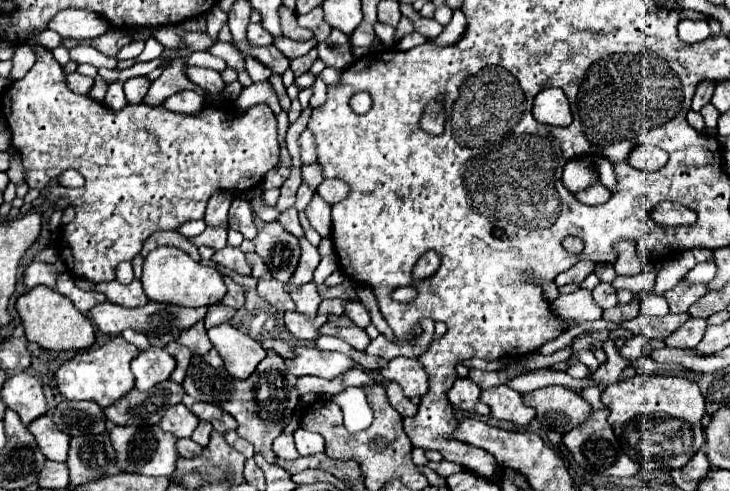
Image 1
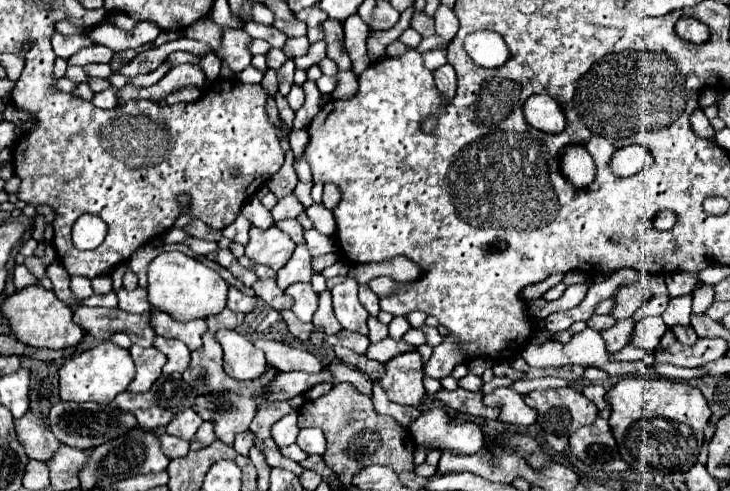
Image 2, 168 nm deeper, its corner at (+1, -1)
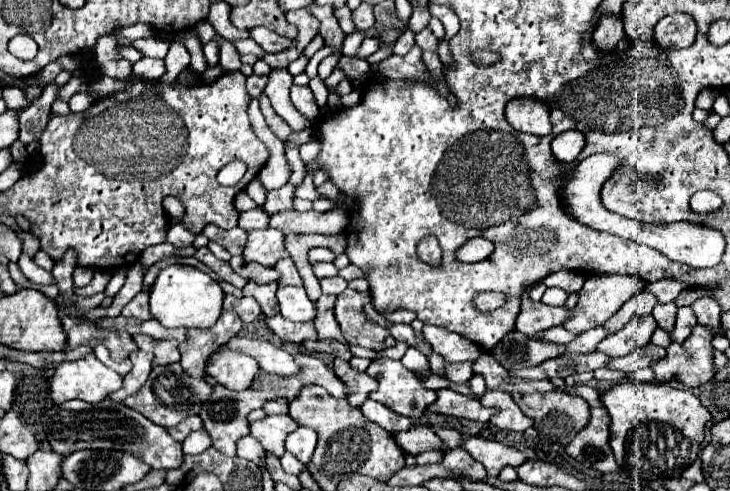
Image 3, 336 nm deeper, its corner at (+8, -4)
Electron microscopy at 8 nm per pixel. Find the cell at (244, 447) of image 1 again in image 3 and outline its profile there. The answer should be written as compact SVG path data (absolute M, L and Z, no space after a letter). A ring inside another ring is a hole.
M252 435L242 437L242 439L238 441L238 457L244 457L244 459L248 459L248 461L254 461L260 469L266 469L264 455L266 455L266 451L262 449L262 445L260 445Z

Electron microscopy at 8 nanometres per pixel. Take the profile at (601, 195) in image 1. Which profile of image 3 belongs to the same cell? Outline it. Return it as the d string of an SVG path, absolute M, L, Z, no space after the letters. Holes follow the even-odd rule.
M574 129L556 135L554 141L552 141L552 153L554 153L554 157L558 161L566 161L566 163L574 161L578 157L582 147L584 147L584 137L582 137L582 133L578 133Z

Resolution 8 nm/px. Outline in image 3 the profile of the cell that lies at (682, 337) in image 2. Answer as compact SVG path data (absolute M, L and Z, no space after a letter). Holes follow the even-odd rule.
M696 325L692 337L684 343L670 343L666 357L654 361L654 383L682 383L686 387L700 387L714 379L712 357L712 329Z

